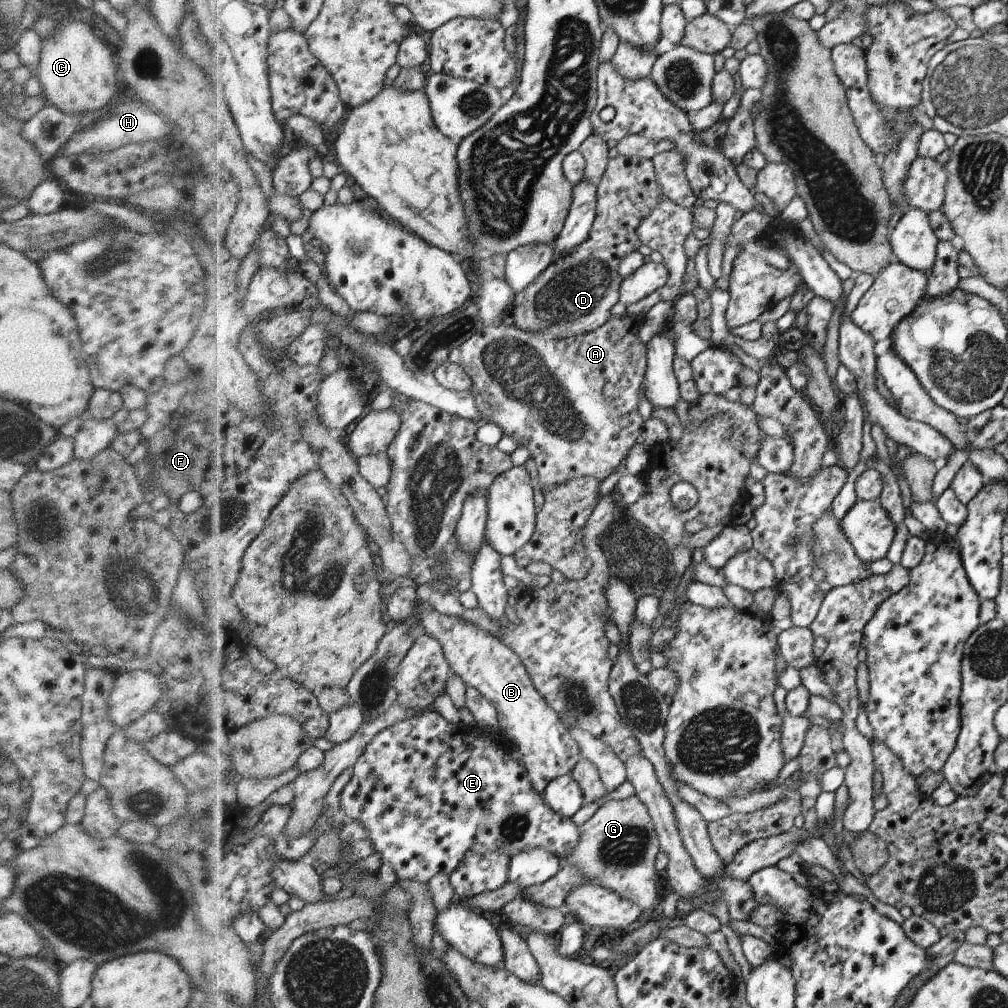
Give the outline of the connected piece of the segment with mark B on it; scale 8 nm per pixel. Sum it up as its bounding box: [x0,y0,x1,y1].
[422,608,582,794]

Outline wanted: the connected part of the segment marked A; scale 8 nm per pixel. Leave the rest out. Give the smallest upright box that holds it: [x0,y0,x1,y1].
[451,314,647,490]

